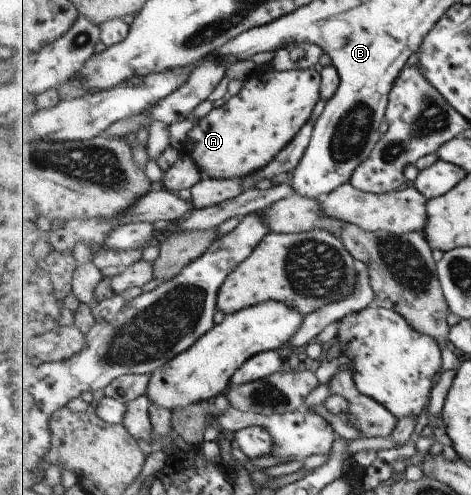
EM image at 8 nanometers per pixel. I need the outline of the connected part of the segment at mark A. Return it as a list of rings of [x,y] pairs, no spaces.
[[[317,67],[307,70],[280,70],[258,68],[246,80],[242,91],[219,108],[208,112],[186,133],[181,143],[184,153],[190,154],[208,177],[217,180],[244,179],[263,170],[287,145],[299,135],[300,129],[312,117],[314,107],[321,99],[323,77]]]

